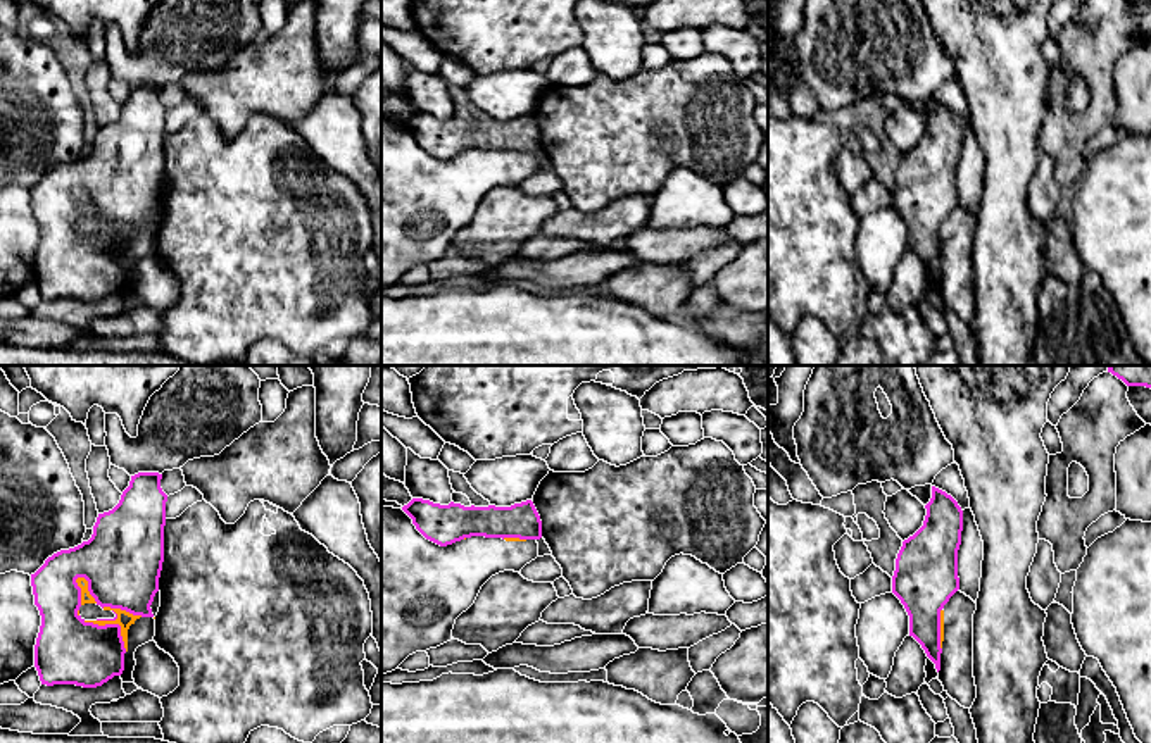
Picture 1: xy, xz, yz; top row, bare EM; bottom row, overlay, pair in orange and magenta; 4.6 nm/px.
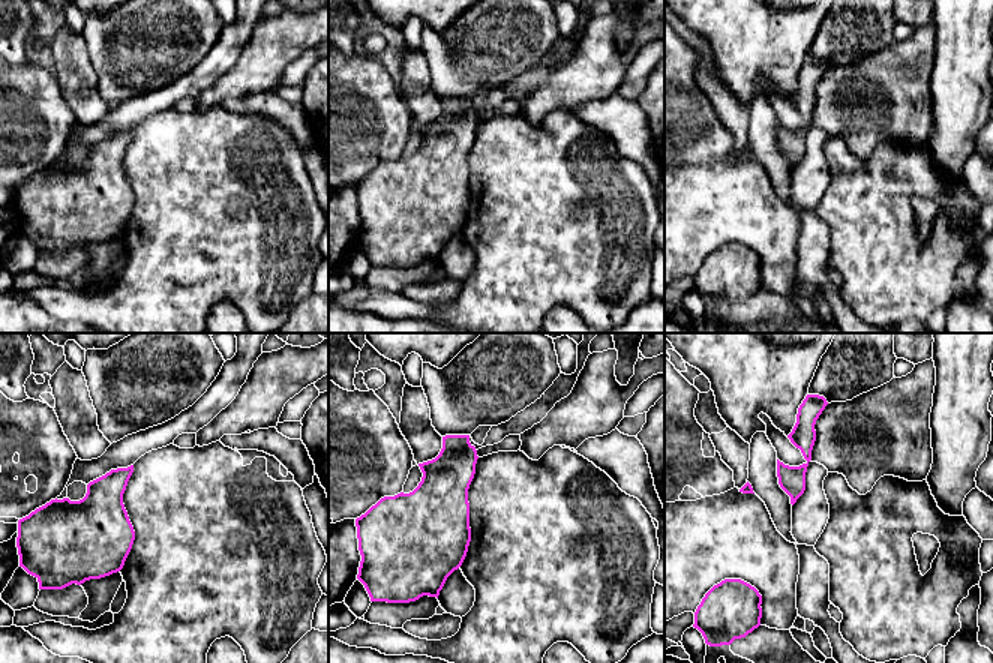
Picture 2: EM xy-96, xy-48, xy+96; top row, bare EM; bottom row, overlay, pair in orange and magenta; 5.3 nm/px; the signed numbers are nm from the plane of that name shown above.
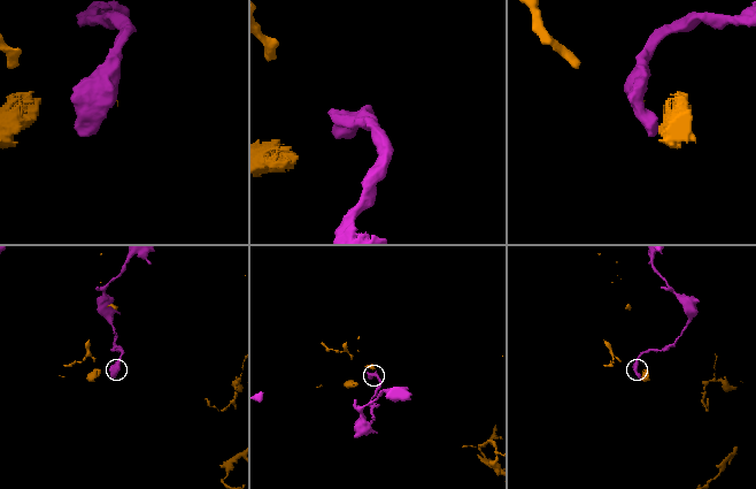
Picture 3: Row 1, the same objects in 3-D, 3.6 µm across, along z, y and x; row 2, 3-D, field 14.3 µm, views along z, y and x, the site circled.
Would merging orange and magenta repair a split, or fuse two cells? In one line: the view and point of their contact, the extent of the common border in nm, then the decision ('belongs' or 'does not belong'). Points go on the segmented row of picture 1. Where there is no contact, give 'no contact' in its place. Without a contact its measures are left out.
meets orange in xy at (114, 623); contact 280 nm long; does not belong

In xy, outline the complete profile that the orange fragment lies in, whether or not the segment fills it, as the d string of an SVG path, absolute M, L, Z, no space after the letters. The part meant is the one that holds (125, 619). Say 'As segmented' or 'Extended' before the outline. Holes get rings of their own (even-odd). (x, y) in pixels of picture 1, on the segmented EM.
Extended. M85 578L76 579L81 588L81 607L78 615L85 622L93 622L98 626L119 624L121 636L124 641L124 671L121 674L123 683L135 683L133 671L136 665L135 652L138 646L154 641L155 636L155 617L133 615L121 609L100 607L88 591L88 581Z

